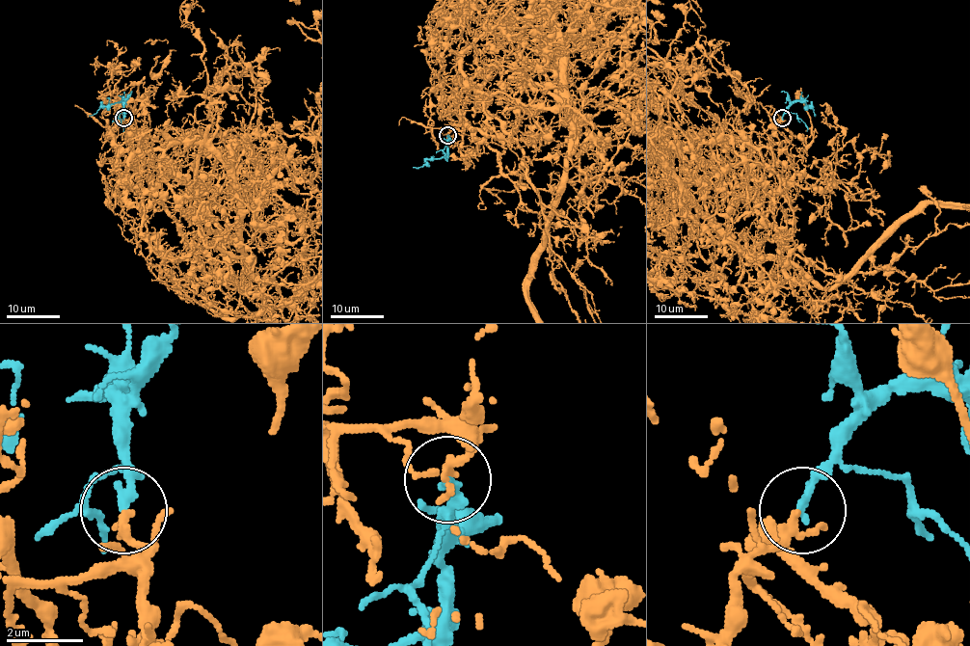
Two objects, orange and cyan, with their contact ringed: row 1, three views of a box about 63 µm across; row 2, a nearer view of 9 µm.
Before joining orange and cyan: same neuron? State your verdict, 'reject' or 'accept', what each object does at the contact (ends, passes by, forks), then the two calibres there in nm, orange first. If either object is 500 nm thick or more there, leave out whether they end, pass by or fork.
accept; orange passes by; cyan ends there; 160 nm thick on the orange side, 240 nm on the other

